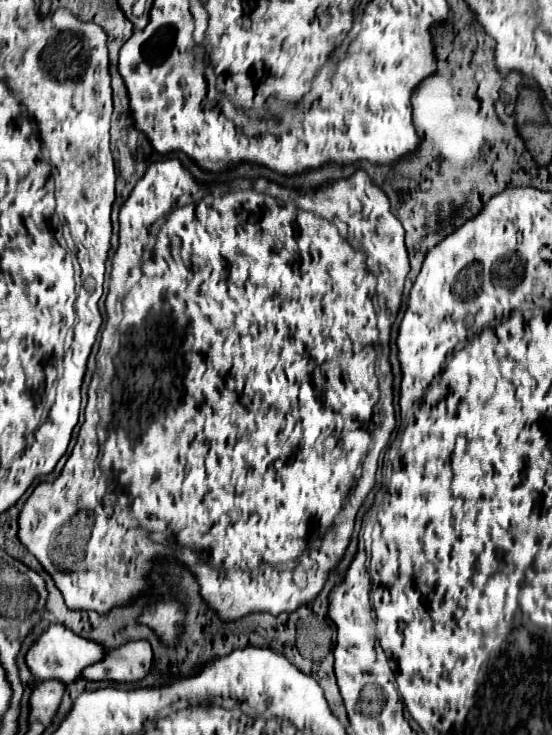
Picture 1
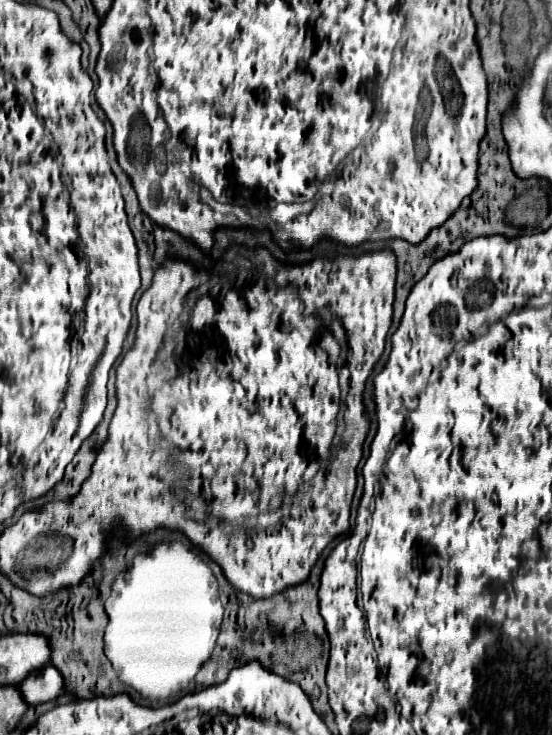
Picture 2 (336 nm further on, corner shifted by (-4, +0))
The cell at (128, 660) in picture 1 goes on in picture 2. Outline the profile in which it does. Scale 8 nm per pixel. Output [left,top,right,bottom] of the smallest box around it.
[16,665,64,707]

